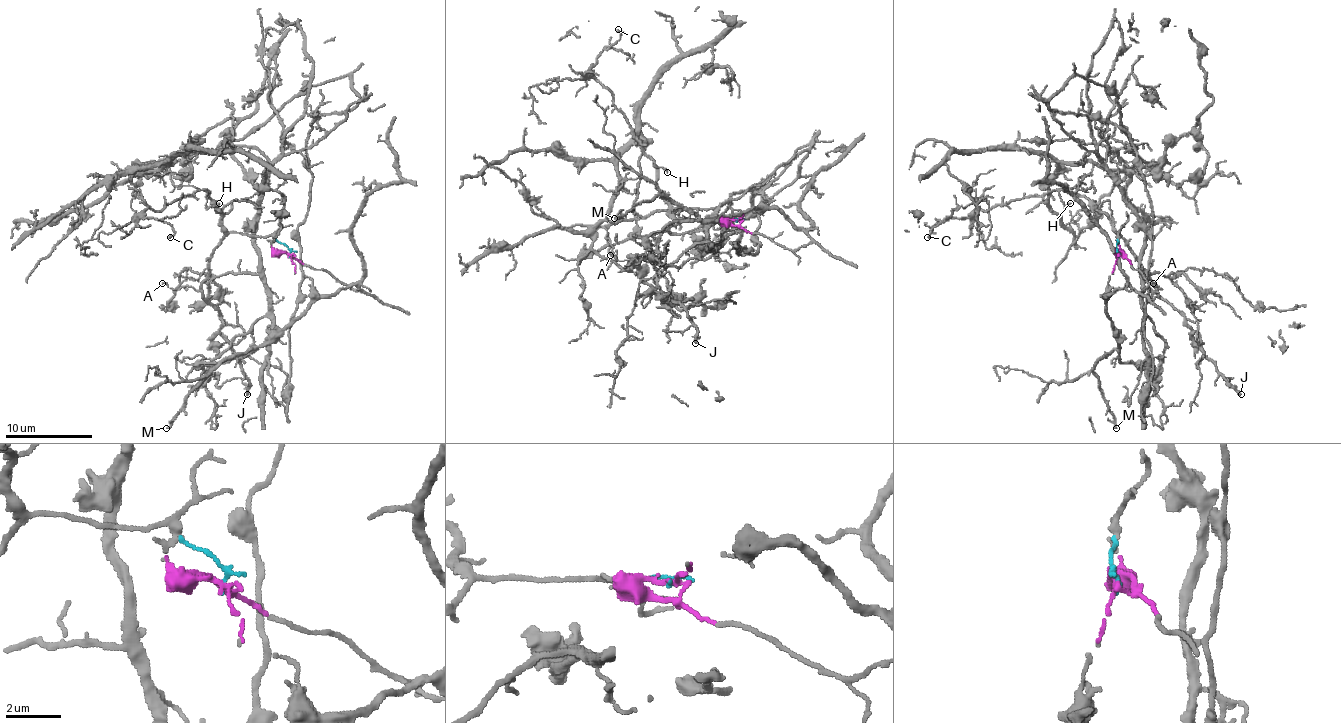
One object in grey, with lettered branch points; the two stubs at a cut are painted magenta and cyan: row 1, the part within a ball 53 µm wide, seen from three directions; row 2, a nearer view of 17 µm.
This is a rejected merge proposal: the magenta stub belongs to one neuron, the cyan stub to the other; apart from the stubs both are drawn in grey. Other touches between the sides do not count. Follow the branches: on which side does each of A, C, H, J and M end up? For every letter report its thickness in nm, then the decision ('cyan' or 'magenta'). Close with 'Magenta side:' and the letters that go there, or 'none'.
A: 100 nm thick; cyan
C: 130 nm thick; cyan
H: 130 nm thick; cyan
J: 170 nm thick; cyan
M: 150 nm thick; magenta
Magenta side: M

